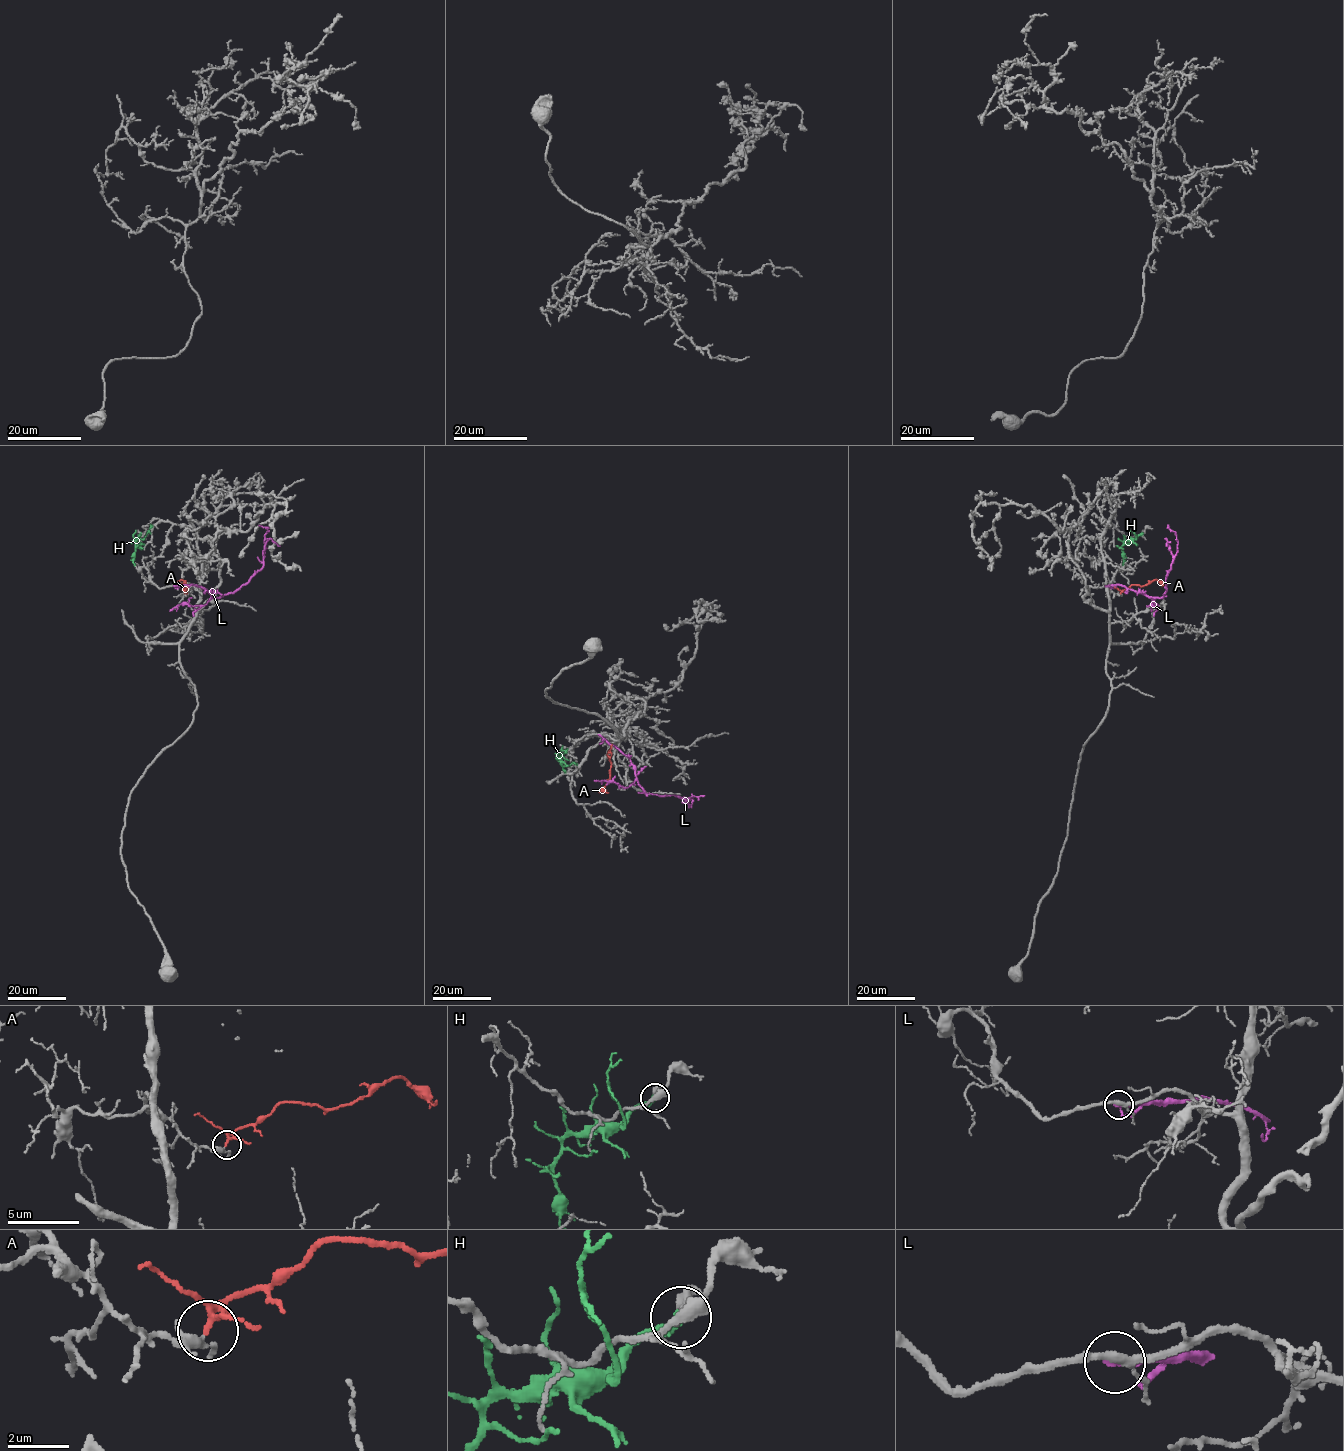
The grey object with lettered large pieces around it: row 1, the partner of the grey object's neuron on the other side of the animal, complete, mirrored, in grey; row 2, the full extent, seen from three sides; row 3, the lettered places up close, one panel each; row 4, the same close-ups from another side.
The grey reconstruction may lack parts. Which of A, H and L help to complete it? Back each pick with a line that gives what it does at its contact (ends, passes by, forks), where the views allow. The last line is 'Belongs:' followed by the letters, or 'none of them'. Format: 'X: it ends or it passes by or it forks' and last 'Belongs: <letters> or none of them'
A: it forks
Belongs: A

